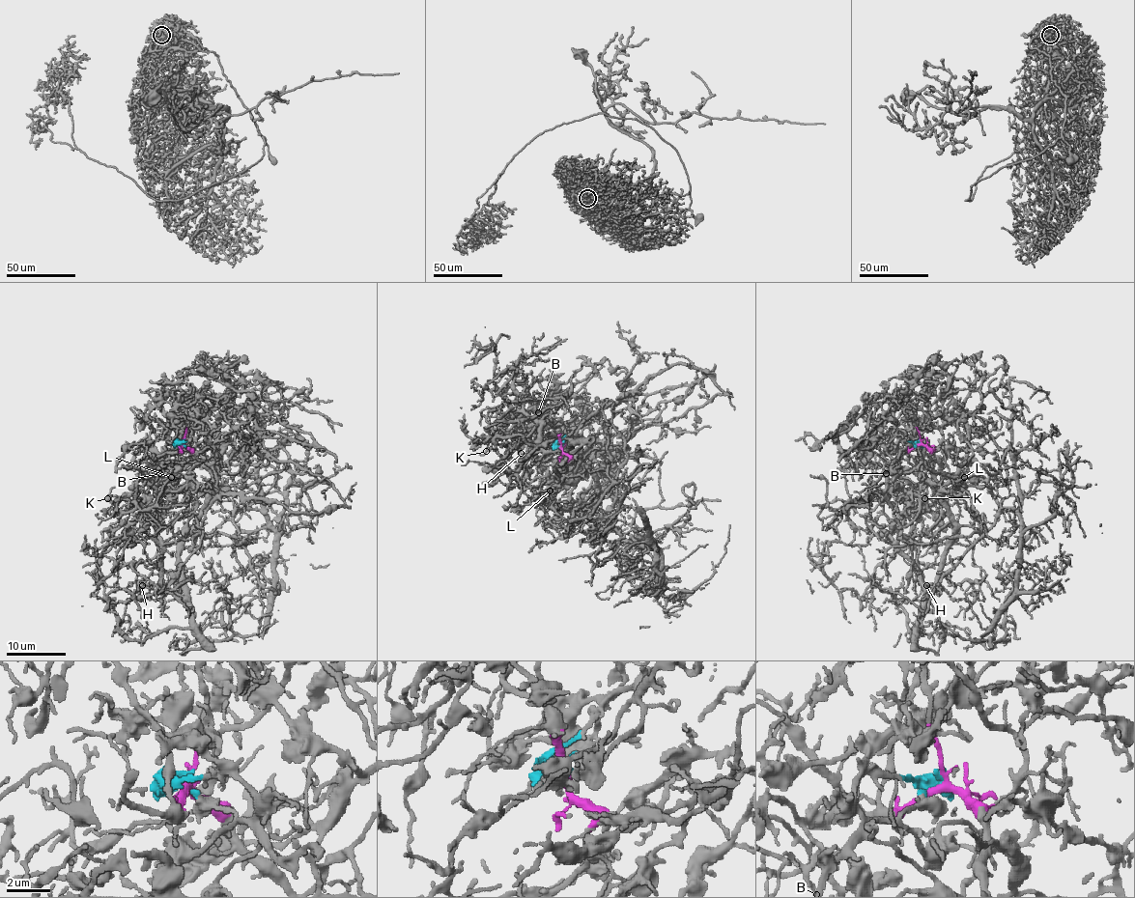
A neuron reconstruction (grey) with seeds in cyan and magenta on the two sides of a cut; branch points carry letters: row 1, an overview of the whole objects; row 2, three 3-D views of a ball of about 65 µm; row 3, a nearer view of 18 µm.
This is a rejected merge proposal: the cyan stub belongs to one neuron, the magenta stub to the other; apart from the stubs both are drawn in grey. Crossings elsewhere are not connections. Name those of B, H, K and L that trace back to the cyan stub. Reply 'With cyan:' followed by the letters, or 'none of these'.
With cyan: B, K

